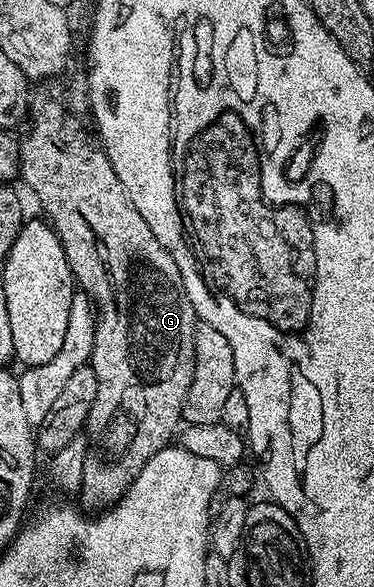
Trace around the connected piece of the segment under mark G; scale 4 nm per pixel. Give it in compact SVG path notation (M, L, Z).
M43 85L39 92L37 90L30 96L29 122L26 124L27 132L21 135L19 142L19 172L21 180L29 190L35 191L35 199L43 206L42 214L46 216L52 227L59 235L60 241L65 249L67 263L71 266L71 274L74 275L78 290L93 300L97 308L95 317L95 344L91 354L90 367L97 373L97 397L93 397L93 405L89 409L89 417L85 424L85 434L87 437L87 453L83 462L83 476L81 485L77 492L78 502L82 510L87 513L102 513L108 507L113 507L118 499L129 489L129 485L141 473L143 466L157 453L162 447L168 446L171 439L176 438L177 432L181 427L183 419L183 402L189 393L189 385L193 381L193 369L195 368L195 328L197 326L197 316L189 297L185 293L185 285L181 281L181 273L177 269L177 261L173 261L171 254L153 237L153 229L145 222L145 217L137 213L129 193L125 193L125 185L121 185L121 177L113 173L109 157L94 142L87 140L85 132L79 128L80 120L69 110L68 104L63 103L50 91L50 86Z

